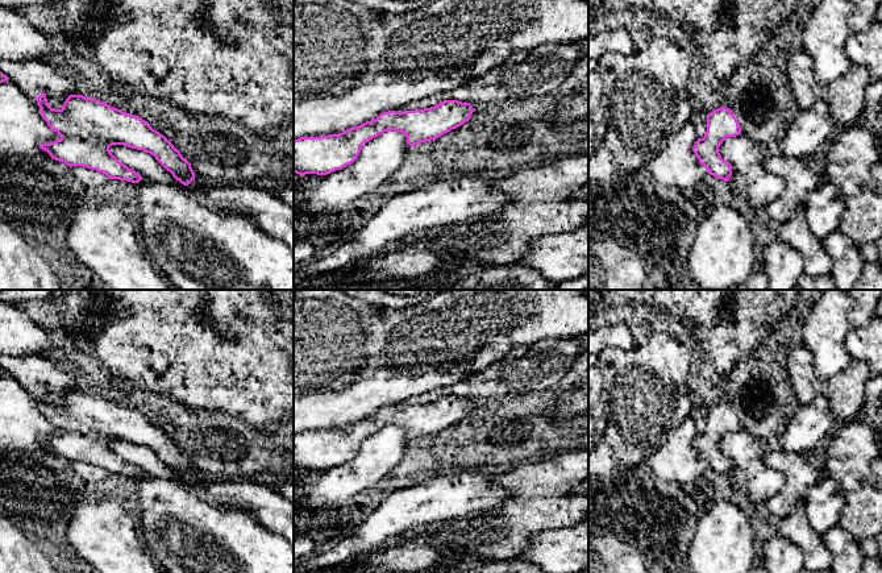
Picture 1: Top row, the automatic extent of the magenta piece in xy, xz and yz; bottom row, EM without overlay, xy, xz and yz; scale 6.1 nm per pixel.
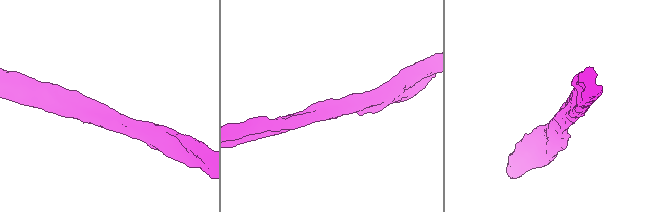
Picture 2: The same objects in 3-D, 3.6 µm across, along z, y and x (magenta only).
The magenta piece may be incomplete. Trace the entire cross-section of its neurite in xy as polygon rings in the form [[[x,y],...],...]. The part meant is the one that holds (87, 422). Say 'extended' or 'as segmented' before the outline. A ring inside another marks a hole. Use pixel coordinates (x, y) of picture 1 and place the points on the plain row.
as segmented; [[[46,389],[36,395],[43,415],[61,431],[57,436],[39,440],[53,454],[70,462],[96,465],[109,474],[138,478],[142,472],[109,445],[112,440],[124,440],[154,450],[182,479],[195,476],[191,458],[145,415],[83,390],[70,390],[62,404],[51,403]]]

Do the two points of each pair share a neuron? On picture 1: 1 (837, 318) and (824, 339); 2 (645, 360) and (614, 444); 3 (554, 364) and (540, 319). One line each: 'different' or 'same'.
1: same
2: same
3: different

